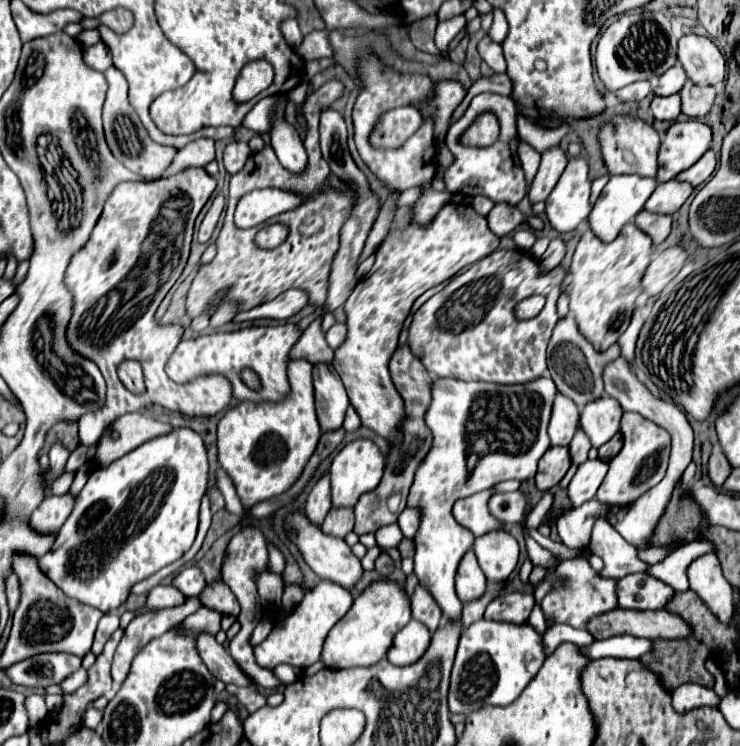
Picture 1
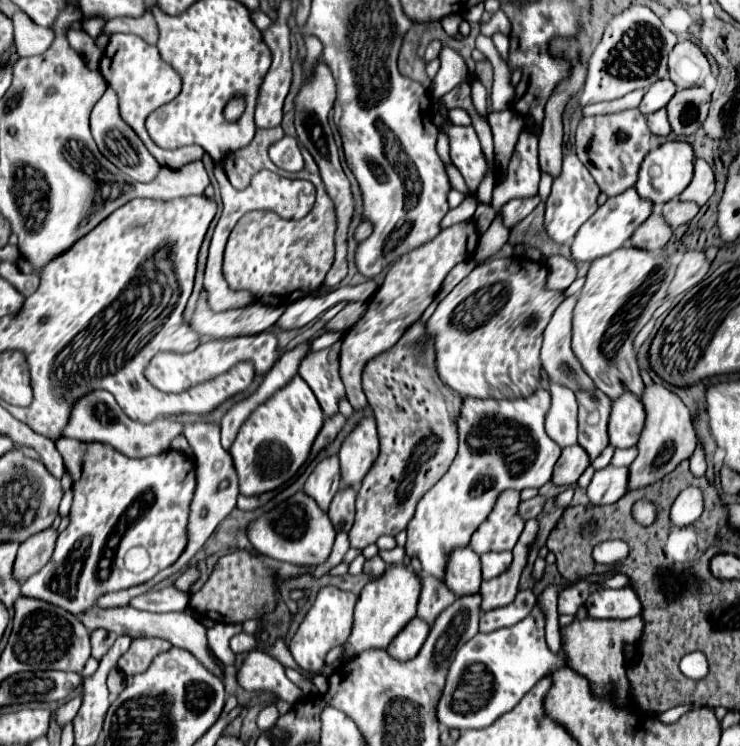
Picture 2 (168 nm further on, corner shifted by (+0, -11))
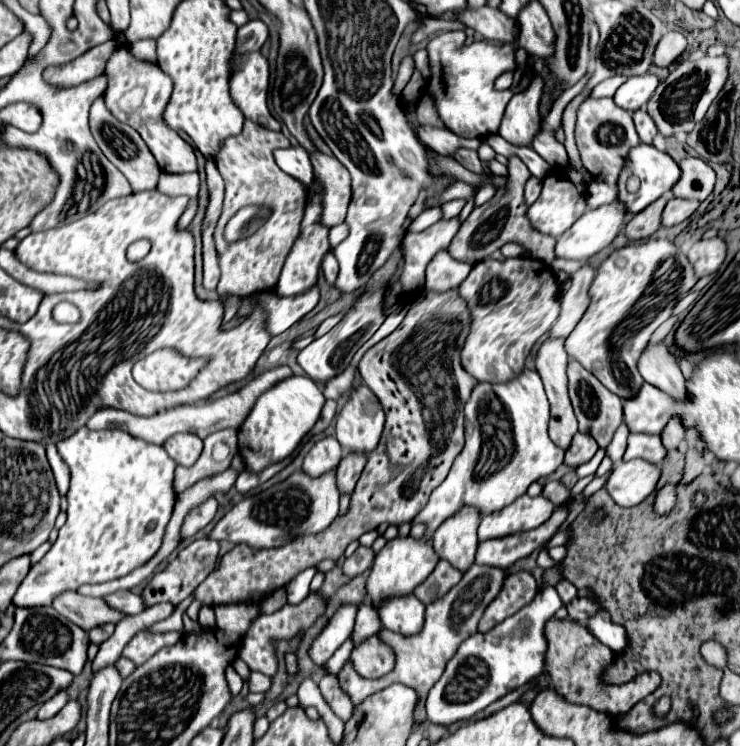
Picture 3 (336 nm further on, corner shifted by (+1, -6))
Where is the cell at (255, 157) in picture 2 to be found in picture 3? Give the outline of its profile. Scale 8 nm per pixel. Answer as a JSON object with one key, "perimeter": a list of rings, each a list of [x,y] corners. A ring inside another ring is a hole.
{"perimeter":[[[246,120],[242,132],[238,136],[226,138],[214,158],[226,184],[222,214],[214,230],[218,264],[222,270],[222,278],[216,288],[218,294],[226,292],[236,296],[250,296],[254,292],[264,292],[270,290],[270,286],[276,286],[278,270],[282,270],[282,262],[294,244],[294,238],[298,238],[302,214],[306,208],[306,190],[302,184],[298,184],[298,180],[284,174],[274,162],[274,149],[288,147],[289,140],[270,138],[278,138],[278,134],[252,120]],[[246,204],[266,204],[272,208],[272,216],[250,238],[244,238],[236,244],[226,244],[222,230],[228,218],[232,218],[232,214],[236,214],[236,210]]]}

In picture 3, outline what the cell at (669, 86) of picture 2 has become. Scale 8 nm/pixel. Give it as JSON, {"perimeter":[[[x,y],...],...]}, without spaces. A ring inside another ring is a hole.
{"perimeter":[[[642,74],[642,76],[630,76],[614,94],[614,104],[624,108],[624,110],[638,110],[646,106],[650,100],[650,94],[654,94],[654,86],[658,86],[658,78],[652,74]]]}

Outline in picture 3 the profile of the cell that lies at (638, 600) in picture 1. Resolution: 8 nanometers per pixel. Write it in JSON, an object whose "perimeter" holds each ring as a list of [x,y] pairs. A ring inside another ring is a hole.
{"perimeter":[[[574,598],[572,602],[566,604],[566,610],[568,610],[568,618],[570,618],[570,620],[574,620],[574,622],[578,622],[578,624],[586,624],[586,620],[588,620],[592,614],[600,612],[602,608],[600,608],[600,604],[596,604],[596,602],[590,600],[590,598]]]}

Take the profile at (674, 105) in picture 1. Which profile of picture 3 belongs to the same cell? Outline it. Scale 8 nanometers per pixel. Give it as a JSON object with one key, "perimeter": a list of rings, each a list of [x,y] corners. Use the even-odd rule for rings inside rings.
{"perimeter":[[[640,108],[640,110],[634,112],[634,126],[636,126],[636,132],[638,132],[640,142],[642,144],[652,144],[654,136],[658,134],[658,130],[656,130],[652,118],[646,114],[644,108]]]}

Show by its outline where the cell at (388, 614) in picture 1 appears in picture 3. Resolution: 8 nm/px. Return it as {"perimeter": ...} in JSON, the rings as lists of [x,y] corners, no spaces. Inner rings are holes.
{"perimeter":[[[388,526],[388,530],[384,532],[384,538],[390,542],[376,554],[376,560],[368,578],[368,598],[376,606],[380,606],[384,598],[390,598],[394,594],[412,594],[414,588],[428,578],[428,574],[434,570],[434,566],[440,560],[440,556],[434,552],[432,542],[426,542],[424,538],[416,540],[412,536],[406,536],[406,538],[402,536],[396,538],[396,536],[398,536],[398,528]]]}

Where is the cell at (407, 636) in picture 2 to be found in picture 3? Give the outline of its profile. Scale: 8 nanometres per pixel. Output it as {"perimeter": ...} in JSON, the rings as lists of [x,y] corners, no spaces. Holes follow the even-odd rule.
{"perimeter":[[[414,594],[386,598],[380,606],[380,620],[386,630],[410,636],[424,624],[424,604]]]}

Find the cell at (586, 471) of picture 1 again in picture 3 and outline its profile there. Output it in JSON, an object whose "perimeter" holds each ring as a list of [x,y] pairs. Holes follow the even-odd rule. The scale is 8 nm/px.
{"perimeter":[[[630,460],[630,462],[618,462],[614,464],[606,490],[620,506],[638,506],[644,502],[658,484],[660,478],[660,466],[646,462],[646,460]]]}

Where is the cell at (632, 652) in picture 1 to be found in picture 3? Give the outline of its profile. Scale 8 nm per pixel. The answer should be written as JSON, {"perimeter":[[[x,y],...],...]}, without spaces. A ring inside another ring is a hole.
{"perimeter":[[[542,588],[536,598],[518,610],[514,616],[506,618],[502,624],[486,634],[474,634],[466,638],[452,660],[448,662],[442,678],[432,686],[426,698],[428,722],[450,726],[458,720],[470,718],[484,710],[494,700],[506,696],[508,692],[524,686],[540,672],[544,672],[546,638],[544,624],[562,608],[562,600],[554,588]]]}

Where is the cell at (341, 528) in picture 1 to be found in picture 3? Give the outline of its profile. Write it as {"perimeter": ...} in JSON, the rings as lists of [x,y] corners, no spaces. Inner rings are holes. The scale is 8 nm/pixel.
{"perimeter":[[[348,452],[338,464],[338,488],[342,494],[352,494],[362,470],[366,466],[364,452]]]}

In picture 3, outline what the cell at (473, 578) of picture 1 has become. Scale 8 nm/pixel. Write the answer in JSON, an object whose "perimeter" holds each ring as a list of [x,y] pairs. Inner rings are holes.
{"perimeter":[[[462,506],[456,514],[452,514],[432,536],[434,550],[440,558],[454,562],[458,570],[466,572],[474,562],[476,546],[478,546],[478,524],[482,514],[474,506]]]}

